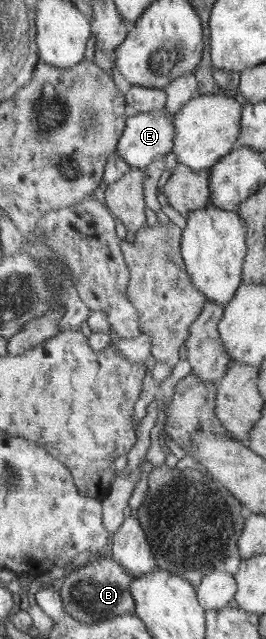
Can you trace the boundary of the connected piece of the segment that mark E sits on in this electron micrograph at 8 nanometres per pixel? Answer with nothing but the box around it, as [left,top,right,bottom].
[116,107,176,169]

